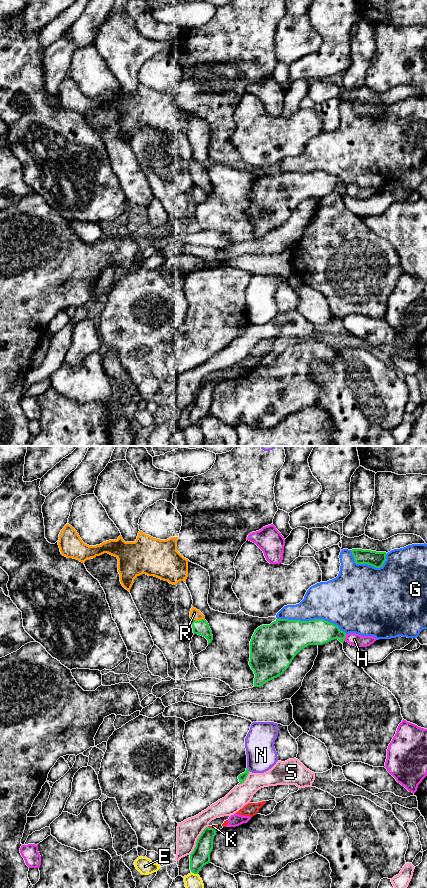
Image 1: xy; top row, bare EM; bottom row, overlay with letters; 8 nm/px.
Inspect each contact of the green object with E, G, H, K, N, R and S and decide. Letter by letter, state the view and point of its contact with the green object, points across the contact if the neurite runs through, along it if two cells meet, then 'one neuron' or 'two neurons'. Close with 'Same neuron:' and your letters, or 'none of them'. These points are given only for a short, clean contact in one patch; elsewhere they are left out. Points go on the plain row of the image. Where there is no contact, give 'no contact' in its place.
E: xy (194, 425) | two neurons
G: xy (312, 172) | two neurons
H: xy (345, 189) | two neurons
K: xy (212, 380) | along xy (208, 378), (216, 381) | two neurons
N: xy (248, 321) | two neurons
R: xy (197, 173) | across xy (201, 179), (197, 173), (194, 165) | one neuron
S: xy (197, 392) | two neurons
Same neuron: R

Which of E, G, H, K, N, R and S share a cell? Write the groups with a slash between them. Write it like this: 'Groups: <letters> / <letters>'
Groups: E / G / H / K / N / R / S

